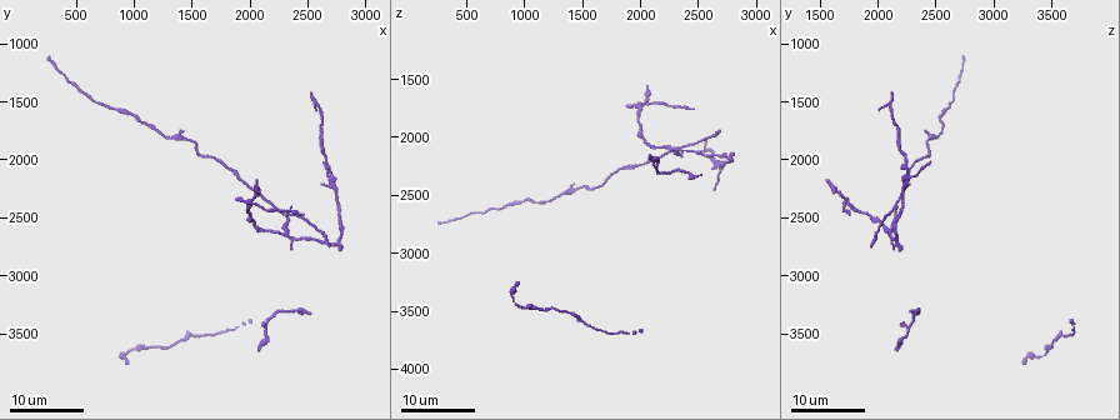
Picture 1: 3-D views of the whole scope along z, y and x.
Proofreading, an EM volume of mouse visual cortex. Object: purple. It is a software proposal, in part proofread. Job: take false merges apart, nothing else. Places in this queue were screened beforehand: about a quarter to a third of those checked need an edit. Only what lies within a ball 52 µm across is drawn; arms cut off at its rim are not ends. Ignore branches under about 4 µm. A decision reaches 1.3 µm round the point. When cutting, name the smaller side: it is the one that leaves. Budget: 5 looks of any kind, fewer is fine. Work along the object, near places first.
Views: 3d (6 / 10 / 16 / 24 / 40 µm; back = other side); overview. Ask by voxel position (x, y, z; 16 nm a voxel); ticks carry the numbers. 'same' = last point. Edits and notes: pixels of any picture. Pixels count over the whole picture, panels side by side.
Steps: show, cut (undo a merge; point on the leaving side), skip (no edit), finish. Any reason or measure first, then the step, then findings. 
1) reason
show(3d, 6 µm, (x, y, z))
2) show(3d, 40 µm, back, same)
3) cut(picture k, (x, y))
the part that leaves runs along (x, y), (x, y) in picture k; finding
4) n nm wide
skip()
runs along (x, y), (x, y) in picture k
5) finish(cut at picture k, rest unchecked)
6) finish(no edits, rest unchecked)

sudden change in width
show(3d, 16 µm, (1840, 2080, 2280))

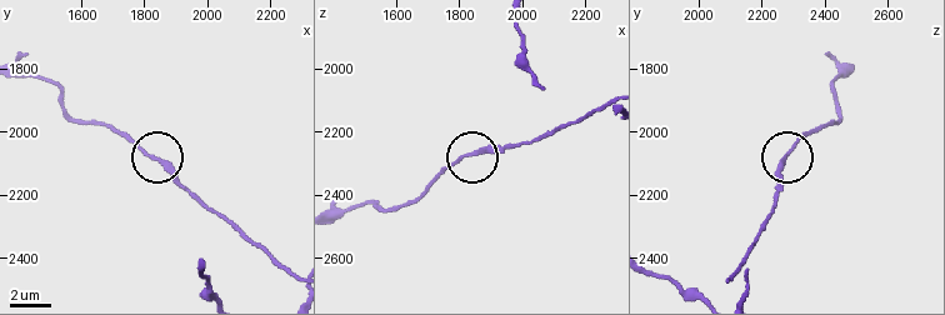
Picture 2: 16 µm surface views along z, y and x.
zoom in
show(3d, 6 µm, (1830, 2080, 2270))

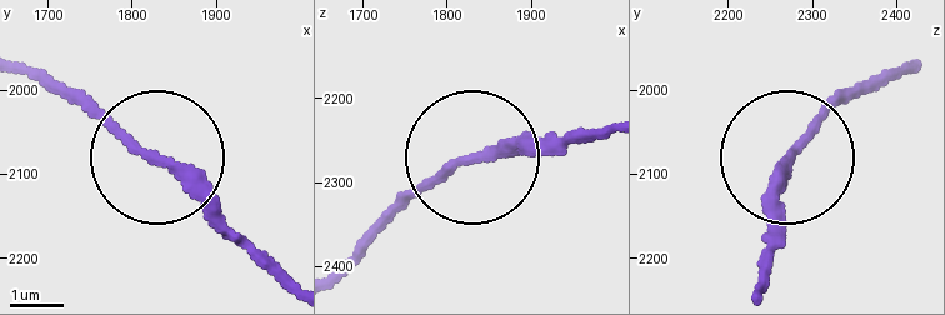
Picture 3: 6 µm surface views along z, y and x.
skip()
runs along (288, 288), (154, 154), (50, 78) in picture 3; continuous, no second neuron

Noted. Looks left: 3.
branch point
show(3d, 24 µm, (2380, 2680, 2120))

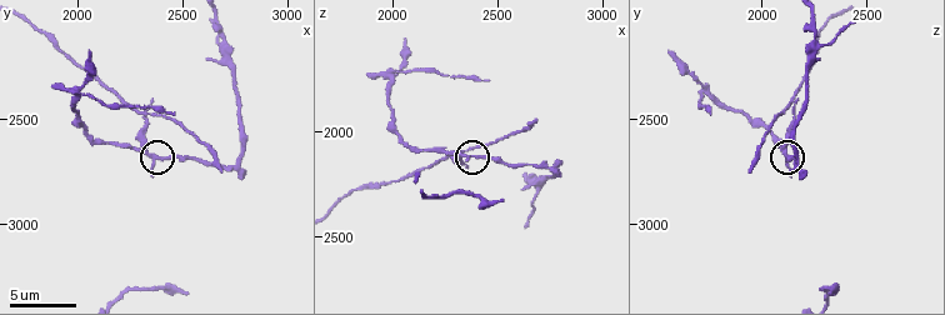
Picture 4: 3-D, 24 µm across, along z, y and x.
closer look
show(3d, 6 µm, (2370, 2670, 2110))

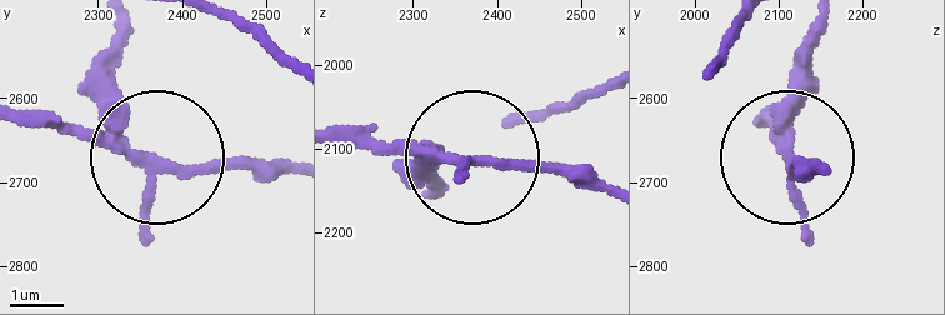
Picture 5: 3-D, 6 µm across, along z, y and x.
side arm 30 µm; 3 arms
cut(picture 5, (100, 71))
a second neuron is stuck on

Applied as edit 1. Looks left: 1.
four arms meet
show(3d, 10 µm, (2010, 2340, 1740))

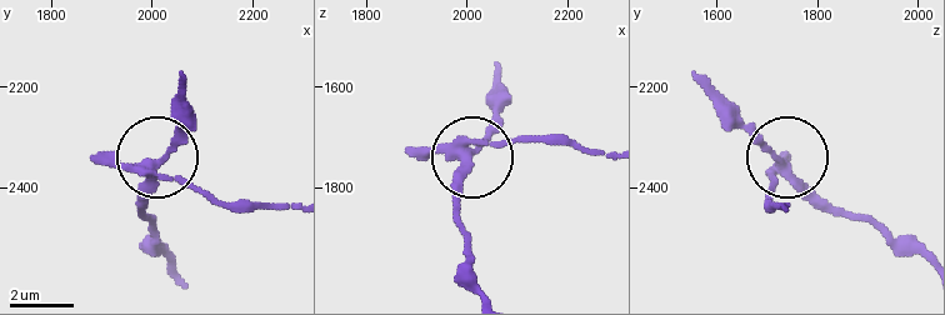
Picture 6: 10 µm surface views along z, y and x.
4 arms
cut(picture 6, (179, 175))
the part that leaves runs along (131, 169), (194, 183), (225, 201), (290, 209) in picture 6; a second neuron is stuck on

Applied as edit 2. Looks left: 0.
finish(cut at picture 5, cut at picture 6, rest unchecked)

